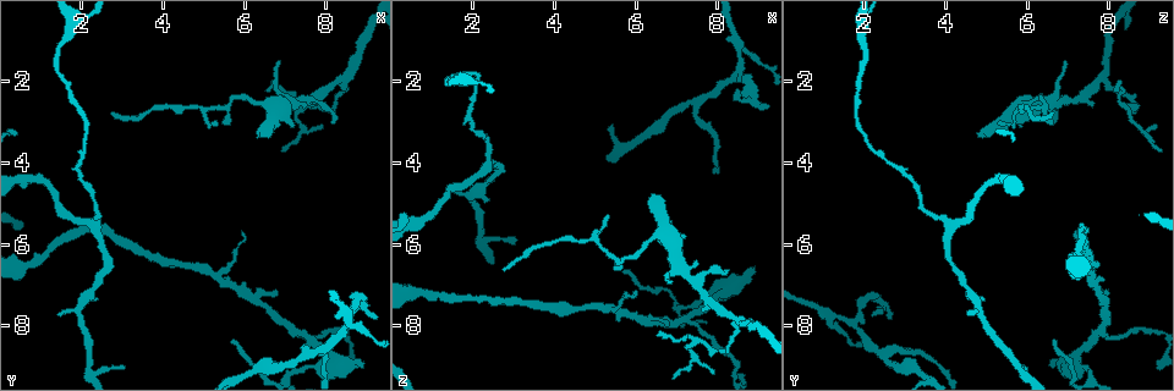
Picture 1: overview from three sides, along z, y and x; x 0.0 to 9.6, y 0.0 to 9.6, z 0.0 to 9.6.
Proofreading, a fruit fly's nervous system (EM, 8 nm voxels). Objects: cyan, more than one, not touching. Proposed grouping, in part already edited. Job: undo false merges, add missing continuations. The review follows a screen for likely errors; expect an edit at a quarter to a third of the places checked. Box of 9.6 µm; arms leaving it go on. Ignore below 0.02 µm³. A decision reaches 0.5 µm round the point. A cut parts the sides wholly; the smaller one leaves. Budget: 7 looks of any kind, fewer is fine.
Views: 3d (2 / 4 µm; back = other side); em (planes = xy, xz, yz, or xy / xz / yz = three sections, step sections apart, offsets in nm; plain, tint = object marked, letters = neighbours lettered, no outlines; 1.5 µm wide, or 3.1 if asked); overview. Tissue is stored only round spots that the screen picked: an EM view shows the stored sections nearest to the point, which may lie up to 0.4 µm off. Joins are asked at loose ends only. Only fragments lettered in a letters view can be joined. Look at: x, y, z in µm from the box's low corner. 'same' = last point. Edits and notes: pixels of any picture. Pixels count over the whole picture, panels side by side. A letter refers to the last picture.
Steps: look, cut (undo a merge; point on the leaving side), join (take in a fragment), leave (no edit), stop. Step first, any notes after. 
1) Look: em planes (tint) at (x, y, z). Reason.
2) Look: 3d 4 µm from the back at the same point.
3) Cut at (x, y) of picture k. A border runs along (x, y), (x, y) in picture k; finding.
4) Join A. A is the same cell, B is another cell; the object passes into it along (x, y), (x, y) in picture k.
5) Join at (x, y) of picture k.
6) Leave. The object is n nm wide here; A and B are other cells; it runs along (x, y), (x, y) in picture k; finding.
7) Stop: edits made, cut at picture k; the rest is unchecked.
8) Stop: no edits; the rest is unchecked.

Look: 3d 4 µm from the back at (3.15, 8.95, 5.90). Thin end.

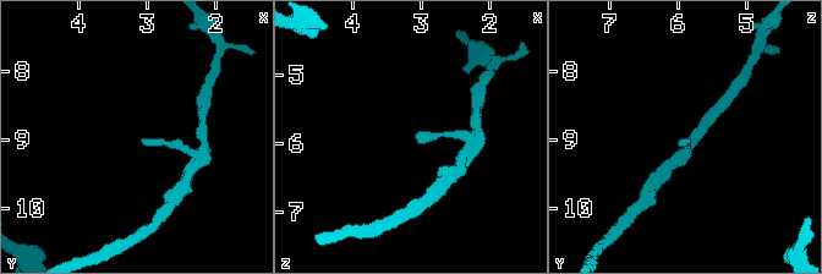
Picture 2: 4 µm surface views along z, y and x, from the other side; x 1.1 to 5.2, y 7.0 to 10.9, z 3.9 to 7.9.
Look: em planes (letters) at (3.10, 9.00, 5.85). Need the tissue.

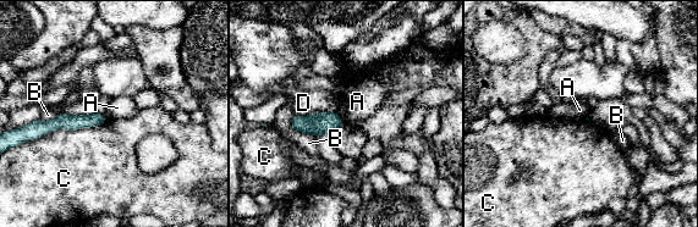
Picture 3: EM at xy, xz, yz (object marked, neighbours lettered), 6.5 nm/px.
Leave. A, B, C and D are other cells; a border runs along (336, 111), (345, 123) in picture 3; no lettered fragment goes on from it.

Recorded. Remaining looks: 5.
Look: 3d 2 µm at (8.90, 9.10, 6.65). Free end.

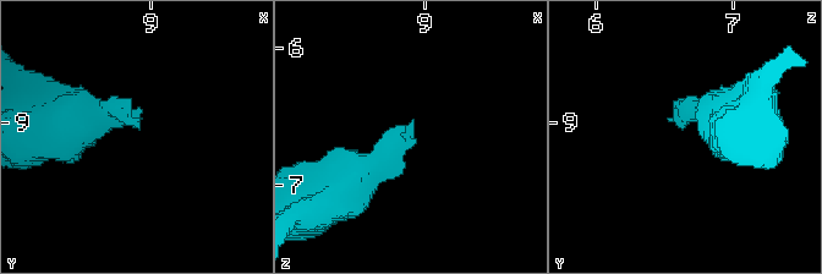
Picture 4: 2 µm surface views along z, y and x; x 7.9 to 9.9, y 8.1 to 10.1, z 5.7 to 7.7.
Look: em xz step 8 (tint) at (8.92, 9.04, 6.60).

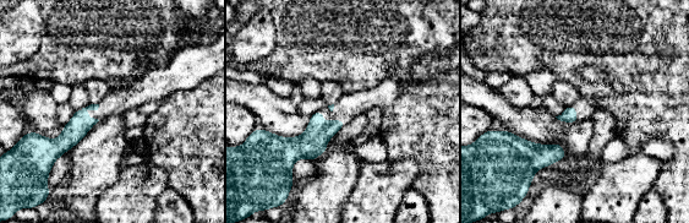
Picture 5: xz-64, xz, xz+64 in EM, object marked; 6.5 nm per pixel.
Look: em planes (letters) at the same point. Another direction.

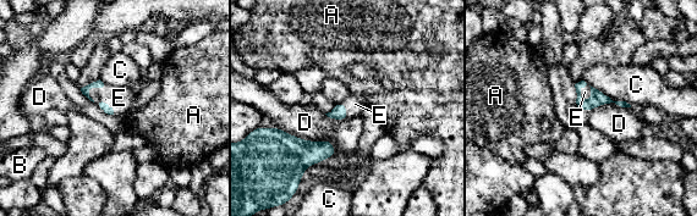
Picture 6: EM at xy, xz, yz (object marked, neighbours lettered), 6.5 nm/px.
Join at (119, 98) of picture 6. E is the same cell, A, B, C and D are other cells; the object passes into it along (86, 89), (99, 99), (119, 98) in picture 6; the cell continues.

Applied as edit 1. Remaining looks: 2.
Stop: edits made, join at picture 6; the rest is unchecked.

